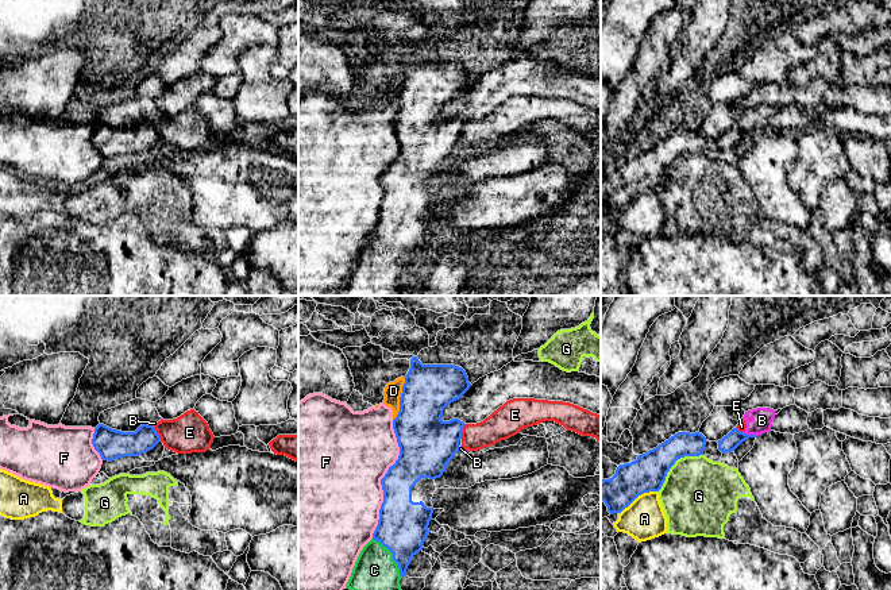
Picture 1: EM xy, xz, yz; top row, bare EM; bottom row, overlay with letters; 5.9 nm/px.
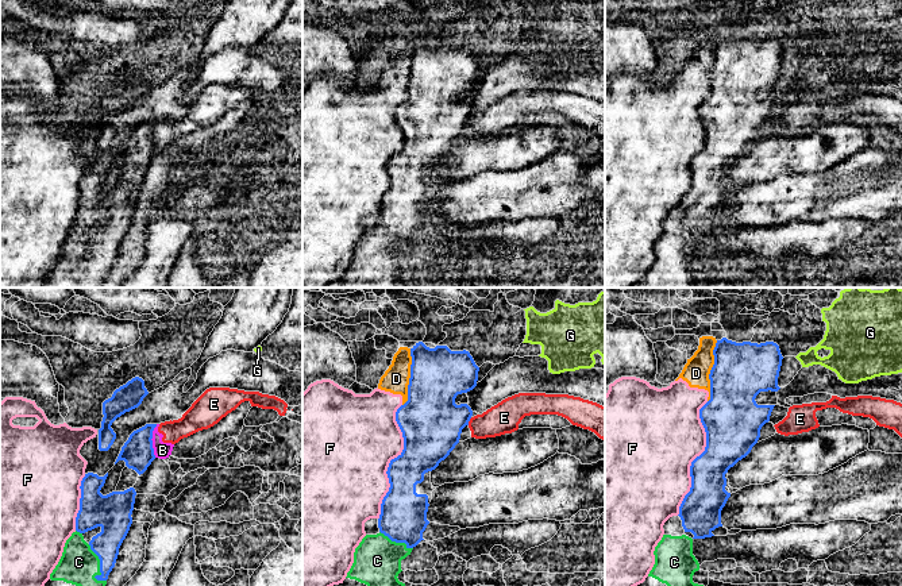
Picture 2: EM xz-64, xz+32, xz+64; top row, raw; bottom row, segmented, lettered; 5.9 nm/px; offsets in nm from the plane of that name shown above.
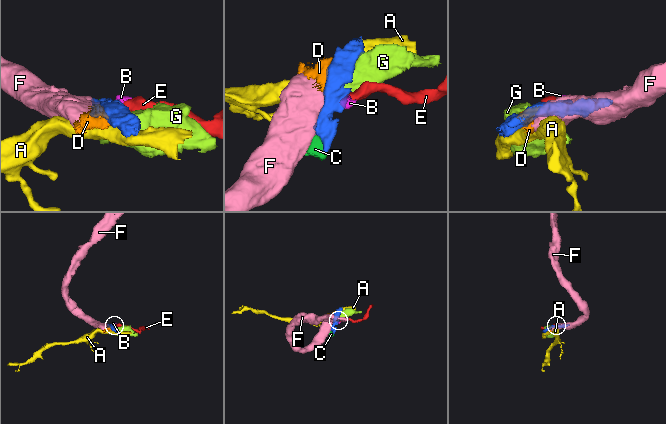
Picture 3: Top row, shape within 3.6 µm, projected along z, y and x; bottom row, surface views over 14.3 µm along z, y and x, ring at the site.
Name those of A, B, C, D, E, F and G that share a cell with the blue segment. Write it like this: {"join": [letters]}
{"join": ["C"]}

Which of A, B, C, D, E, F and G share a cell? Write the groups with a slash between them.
A / B E / C / D F / G

